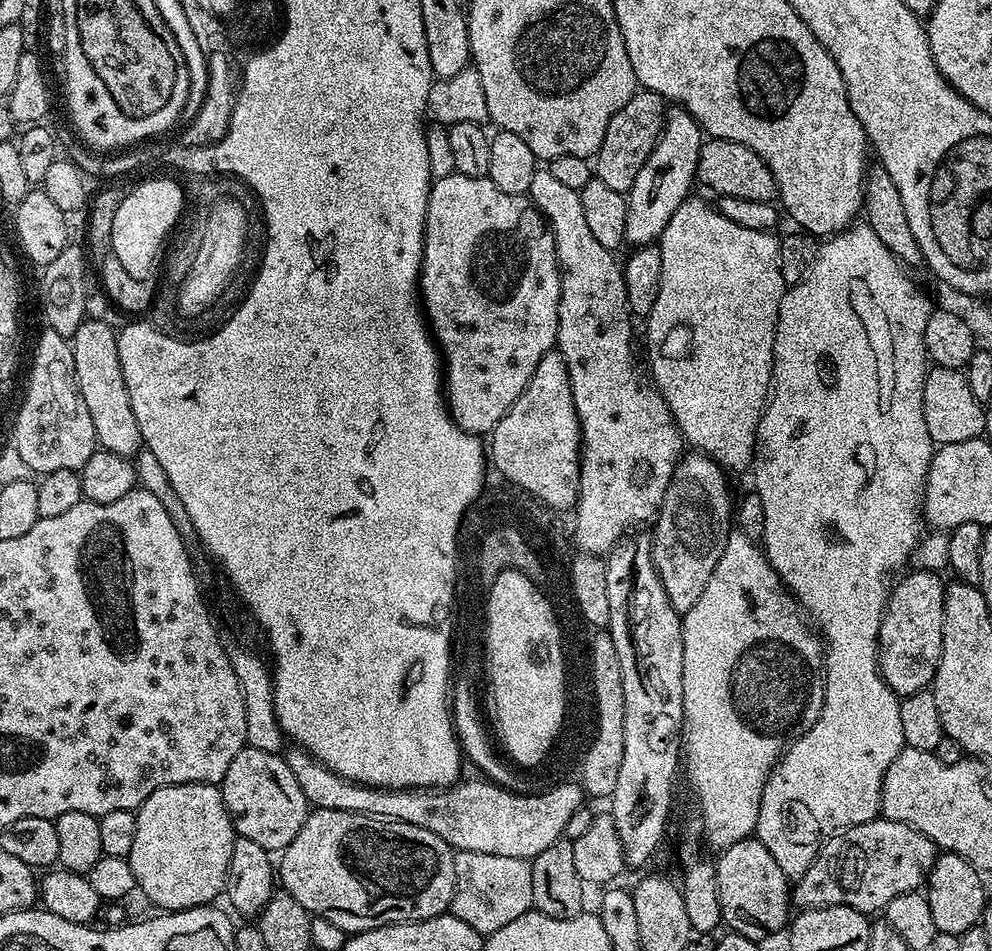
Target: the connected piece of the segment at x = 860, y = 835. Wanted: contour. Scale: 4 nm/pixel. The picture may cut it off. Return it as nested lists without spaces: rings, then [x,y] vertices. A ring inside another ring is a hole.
[[[877,818],[825,840],[806,874],[795,881],[790,900],[800,910],[845,904],[865,914],[879,913],[898,894],[923,889],[937,855],[936,844],[926,834],[902,822]]]

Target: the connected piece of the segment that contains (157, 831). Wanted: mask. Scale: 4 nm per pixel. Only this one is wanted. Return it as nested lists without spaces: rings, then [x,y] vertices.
[[[175,784],[159,788],[135,809],[135,813],[138,830],[134,834],[134,846],[130,846],[128,861],[130,870],[134,870],[139,895],[144,895],[164,912],[181,912],[187,908],[211,905],[215,901],[212,899],[225,891],[232,847],[238,838],[219,787],[214,784]]]

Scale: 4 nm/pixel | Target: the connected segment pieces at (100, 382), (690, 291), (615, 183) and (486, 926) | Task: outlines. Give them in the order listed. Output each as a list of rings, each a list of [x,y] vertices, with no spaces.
[[[86,318],[70,337],[70,343],[74,354],[76,381],[86,402],[86,410],[90,410],[90,418],[94,418],[97,445],[105,452],[132,458],[142,448],[140,423],[138,418],[134,418],[130,394],[126,390],[126,378],[122,378],[122,362],[118,362],[117,335],[117,329],[107,325],[104,320]]]
[[[689,198],[674,210],[666,230],[662,230],[658,241],[662,254],[662,282],[658,286],[658,299],[654,301],[654,310],[646,317],[648,324],[648,360],[652,363],[651,383],[668,403],[672,420],[680,427],[680,434],[693,449],[705,456],[711,456],[721,468],[744,468],[753,463],[756,455],[756,431],[758,422],[764,413],[764,405],[770,399],[772,391],[772,359],[774,358],[774,334],[778,322],[778,310],[786,291],[786,285],[780,269],[780,241],[772,232],[746,230],[738,222],[730,222],[719,207],[707,204],[704,200]]]
[[[637,90],[610,118],[610,126],[606,126],[606,138],[602,138],[602,146],[594,157],[595,179],[606,182],[606,186],[619,192],[628,193],[634,186],[634,178],[638,178],[638,170],[646,163],[646,158],[654,150],[654,146],[660,140],[660,131],[664,129],[666,115],[666,101],[656,92]]]
[[[460,851],[455,856],[455,878],[451,913],[480,935],[496,933],[533,907],[533,870],[529,860]]]

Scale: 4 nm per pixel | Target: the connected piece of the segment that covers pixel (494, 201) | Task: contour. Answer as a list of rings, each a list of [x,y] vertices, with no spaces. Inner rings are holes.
[[[441,176],[433,183],[426,206],[426,222],[424,223],[424,257],[420,267],[420,299],[430,325],[430,331],[440,349],[442,357],[442,383],[446,389],[446,403],[452,420],[459,428],[473,434],[488,434],[498,426],[498,422],[518,402],[522,390],[530,382],[534,370],[538,370],[538,362],[546,353],[557,347],[558,306],[560,305],[560,267],[556,261],[554,234],[548,227],[547,220],[540,215],[540,209],[532,203],[527,195],[515,196],[506,194],[506,190],[498,190],[494,182],[487,176]]]

